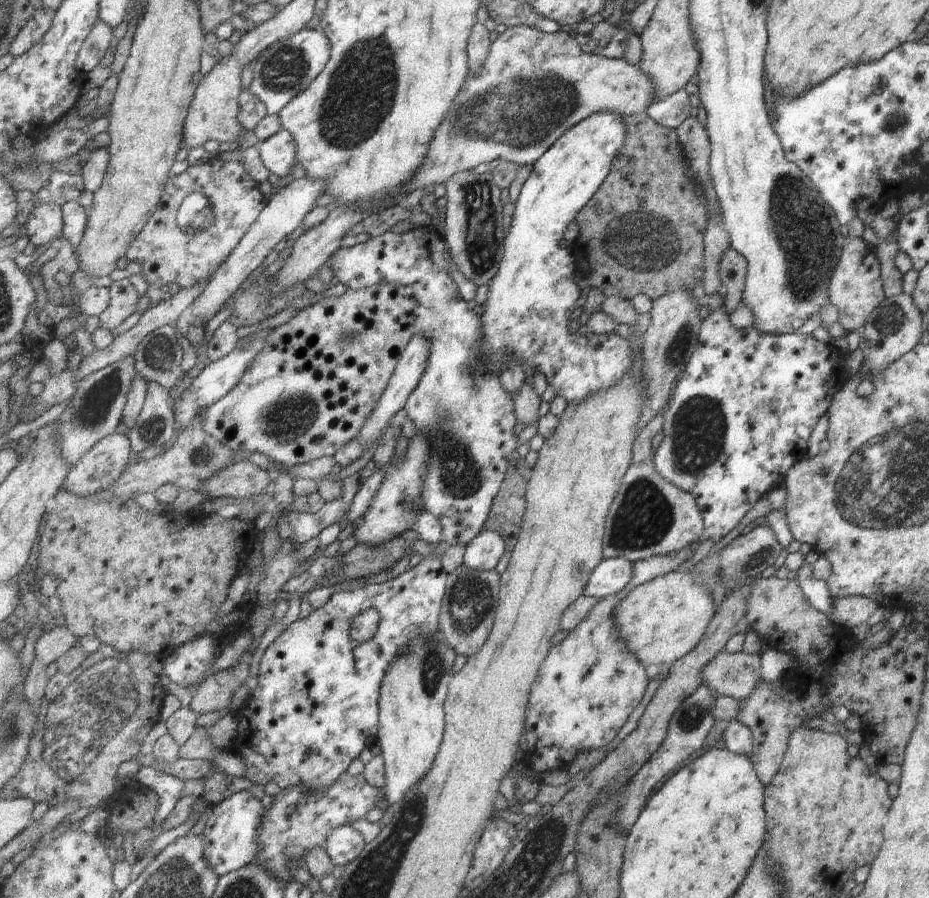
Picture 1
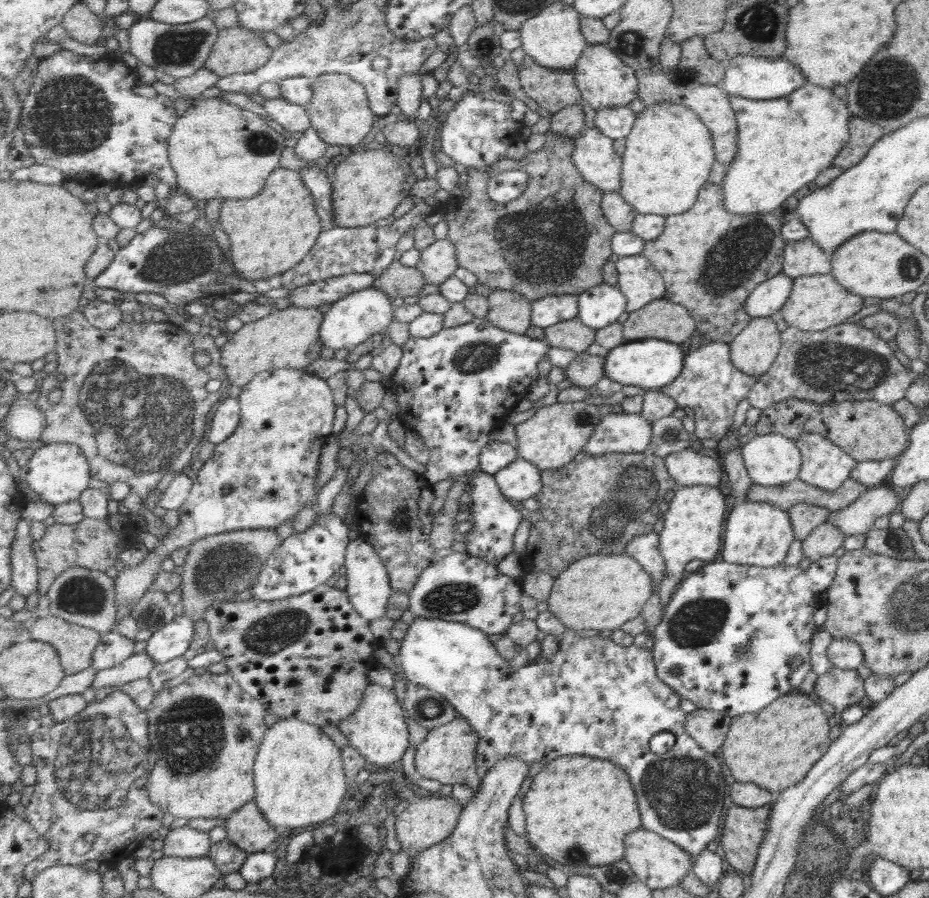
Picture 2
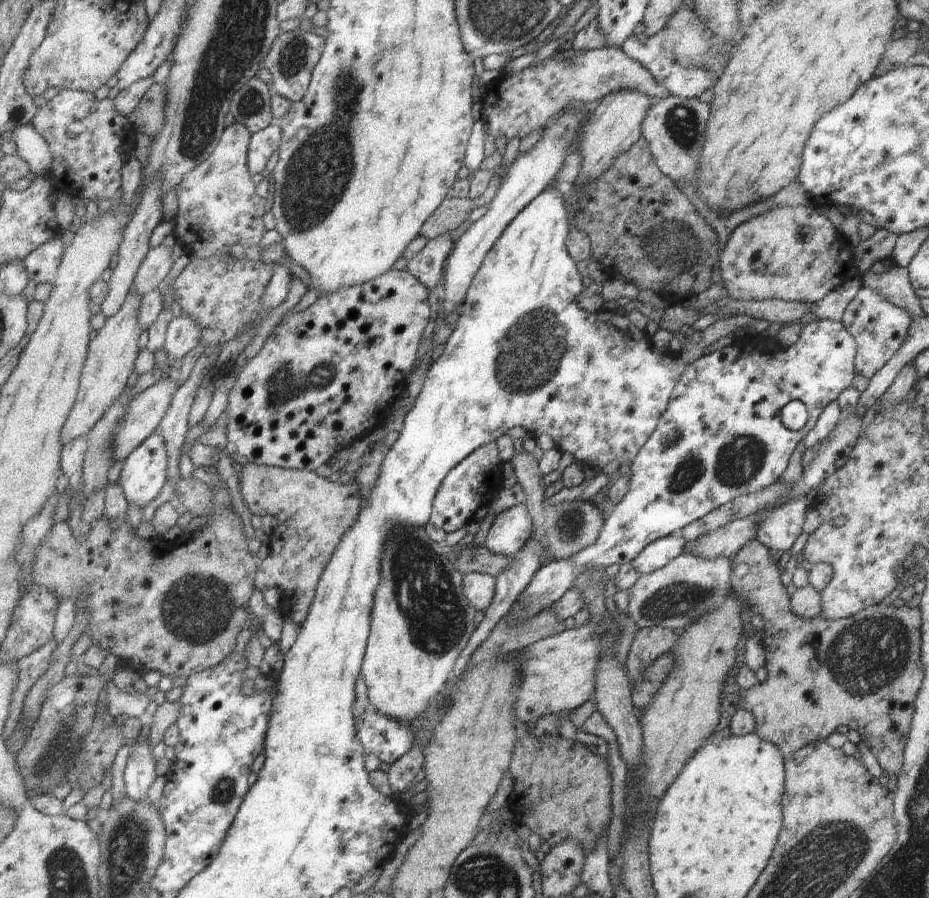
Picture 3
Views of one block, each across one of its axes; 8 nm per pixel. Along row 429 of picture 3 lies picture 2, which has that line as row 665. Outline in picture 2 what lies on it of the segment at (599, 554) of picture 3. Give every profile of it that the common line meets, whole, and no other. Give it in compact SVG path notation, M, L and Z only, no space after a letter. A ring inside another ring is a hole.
M831 555L815 559L815 561L809 563L808 568L805 570L801 570L798 565L779 564L765 568L716 560L715 562L706 563L696 571L687 574L683 582L679 584L677 592L674 592L669 606L666 607L661 624L653 632L655 640L653 648L654 660L657 664L659 678L668 686L671 686L683 699L695 704L697 708L714 710L715 712L726 714L728 717L738 717L742 714L757 712L757 710L765 708L765 706L776 700L779 696L799 691L799 684L805 678L805 674L811 670L811 658L808 656L810 641L813 634L818 630L818 627L813 622L812 609L824 603L820 596L827 590L827 586L833 582L837 558L837 556ZM794 655L798 655L801 658L802 664L798 668L789 668L787 659Z

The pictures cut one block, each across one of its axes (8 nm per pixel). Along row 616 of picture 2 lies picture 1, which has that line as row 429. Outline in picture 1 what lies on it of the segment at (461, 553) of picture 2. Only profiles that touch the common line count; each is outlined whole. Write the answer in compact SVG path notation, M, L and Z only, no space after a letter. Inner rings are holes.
M432 223L428 226L420 227L412 231L407 231L401 235L393 234L393 232L386 232L380 236L374 237L365 243L354 245L350 248L341 248L327 263L332 269L335 278L339 282L339 288L349 290L363 290L365 288L371 288L371 286L378 287L379 284L397 284L403 286L403 288L413 288L415 290L415 300L418 304L418 320L415 320L415 324L418 326L418 333L427 336L429 344L431 346L430 360L427 362L427 371L423 374L423 379L419 382L418 388L415 388L413 394L407 402L406 410L408 419L413 422L416 432L421 432L423 438L431 444L431 462L429 462L429 472L427 472L426 480L423 480L423 506L425 510L435 517L439 518L441 525L443 526L443 541L447 542L447 545L463 545L467 546L480 533L484 531L487 520L490 519L491 510L495 498L499 495L501 490L501 484L505 480L505 474L509 470L509 466L512 464L512 460L516 457L517 437L515 435L515 426L519 422L517 418L516 405L514 397L511 396L511 392L507 389L507 386L503 384L501 374L499 372L491 372L491 356L487 356L487 344L486 339L486 321L483 320L482 315L474 314L473 310L467 306L467 300L462 296L462 293L458 290L457 282L455 278L451 276L451 259L452 253L447 240L442 235L441 229L436 223Z

